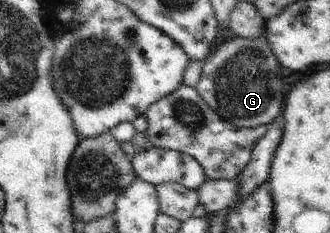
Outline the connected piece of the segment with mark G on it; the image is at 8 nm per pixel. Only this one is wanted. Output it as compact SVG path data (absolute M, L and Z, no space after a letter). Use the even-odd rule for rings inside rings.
M265 30L256 38L227 38L216 43L213 52L207 56L195 89L222 120L235 127L253 129L270 125L283 112L284 88L279 75L280 65Z

